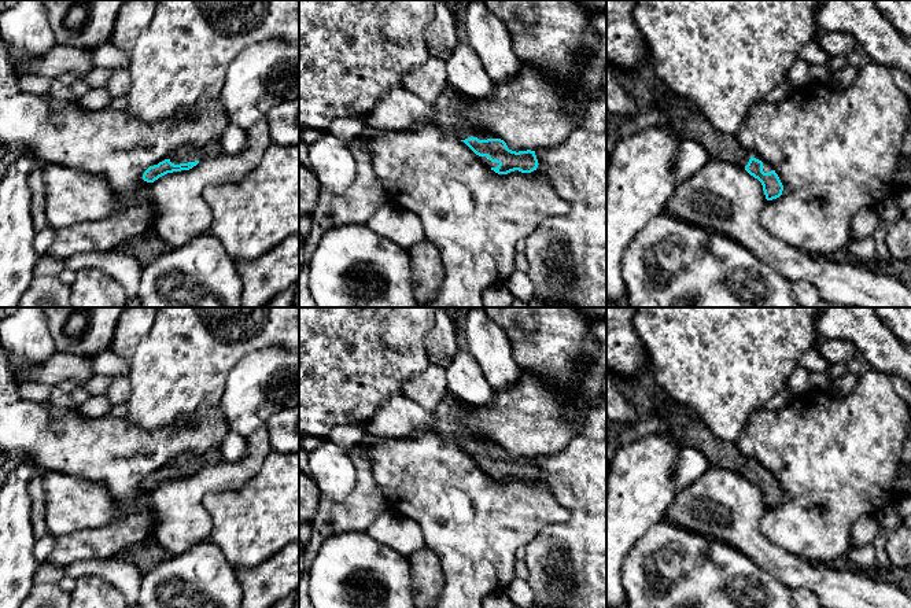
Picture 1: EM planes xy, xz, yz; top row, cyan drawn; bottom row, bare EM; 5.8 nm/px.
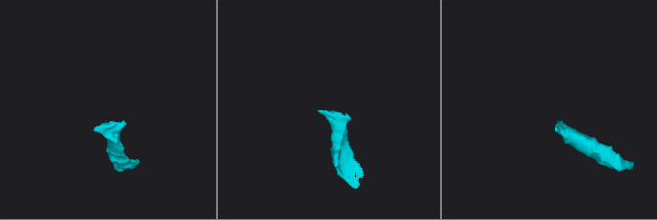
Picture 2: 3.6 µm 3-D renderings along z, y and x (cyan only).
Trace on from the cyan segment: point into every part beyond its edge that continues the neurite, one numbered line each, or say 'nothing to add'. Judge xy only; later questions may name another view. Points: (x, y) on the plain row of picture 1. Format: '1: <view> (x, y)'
1: xy (185, 461)

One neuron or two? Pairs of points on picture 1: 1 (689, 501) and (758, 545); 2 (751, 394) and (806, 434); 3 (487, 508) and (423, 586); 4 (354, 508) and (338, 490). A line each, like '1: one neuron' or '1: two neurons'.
1: one neuron
2: two neurons
3: two neurons
4: two neurons

